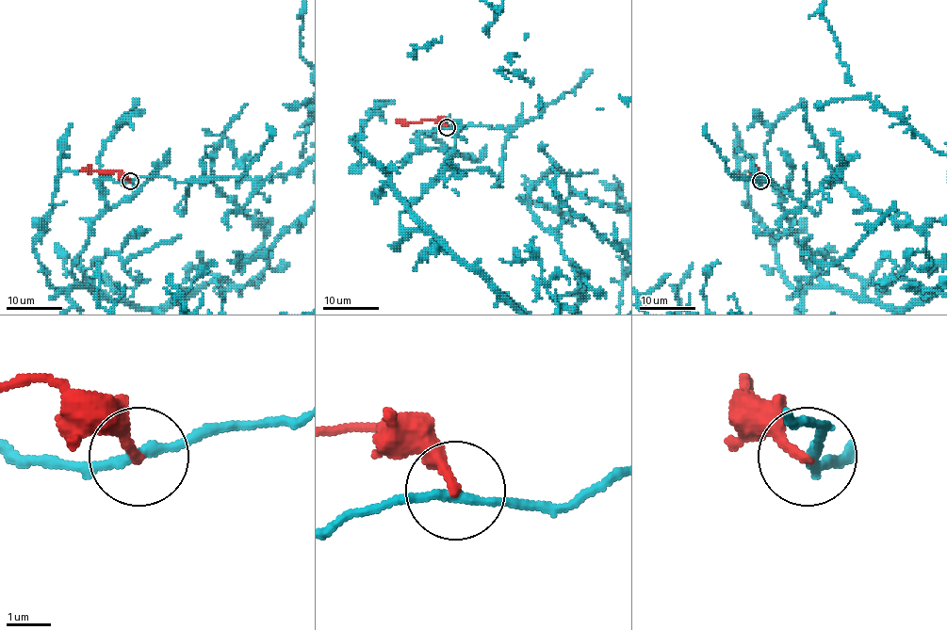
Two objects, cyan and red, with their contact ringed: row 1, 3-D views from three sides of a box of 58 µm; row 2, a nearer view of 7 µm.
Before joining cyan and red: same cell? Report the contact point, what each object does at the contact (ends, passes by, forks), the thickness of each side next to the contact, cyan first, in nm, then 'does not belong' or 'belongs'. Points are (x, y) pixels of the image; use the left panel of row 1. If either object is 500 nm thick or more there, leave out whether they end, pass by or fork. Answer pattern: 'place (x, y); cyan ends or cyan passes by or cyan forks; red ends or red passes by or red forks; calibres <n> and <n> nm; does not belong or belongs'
place (130, 181); cyan passes by; red ends; calibres 200 and 240 nm; does not belong

